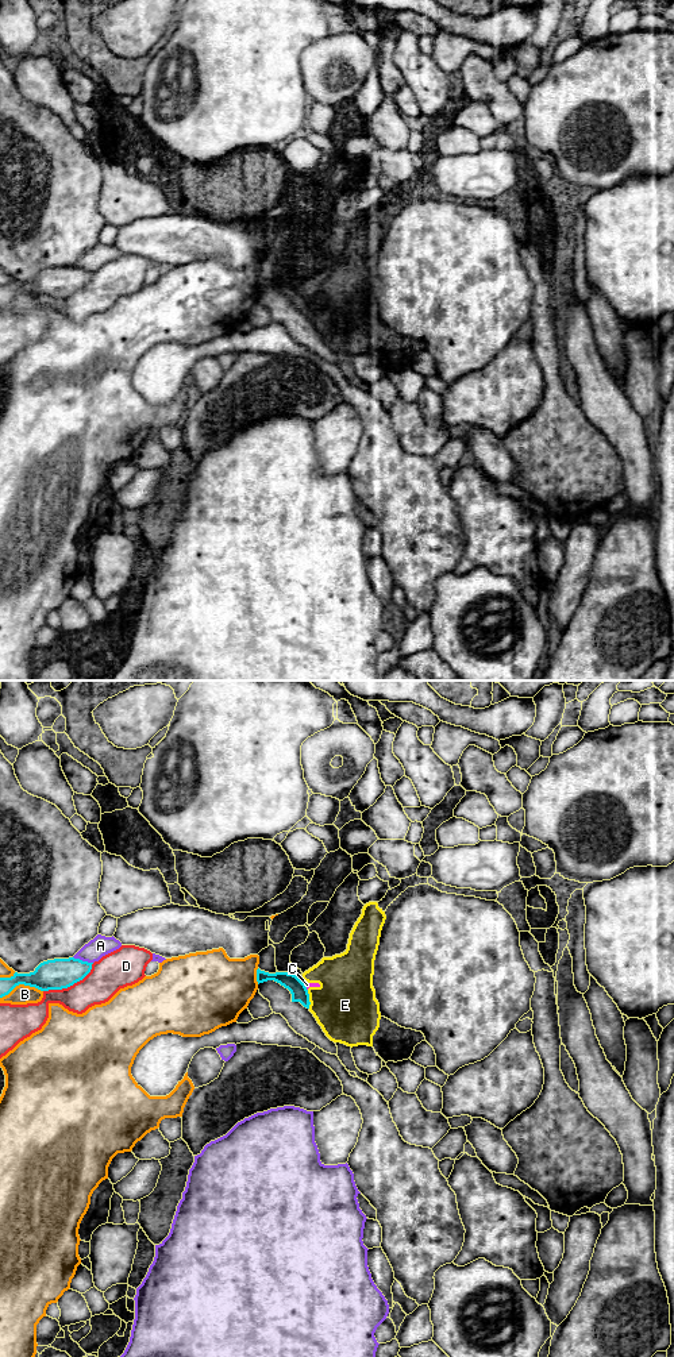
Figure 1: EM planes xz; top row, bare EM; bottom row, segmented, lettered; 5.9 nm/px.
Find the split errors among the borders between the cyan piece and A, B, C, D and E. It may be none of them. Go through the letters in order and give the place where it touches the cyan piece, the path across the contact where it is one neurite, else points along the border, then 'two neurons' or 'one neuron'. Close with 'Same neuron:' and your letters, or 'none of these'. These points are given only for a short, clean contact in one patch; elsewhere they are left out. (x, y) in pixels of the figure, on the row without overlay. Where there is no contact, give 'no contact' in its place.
A: contact xz (81, 269); two neurons
B: contact xz (20, 292); two neurons
C: contact xz (305, 296); border xz (303, 292), (307, 299); two neurons
D: contact xz (70, 293); two neurons
E: contact xz (308, 308); border xz (307, 299), (309, 316); two neurons
Same neuron: none of these

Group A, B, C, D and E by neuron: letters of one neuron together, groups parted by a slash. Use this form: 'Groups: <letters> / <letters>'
Groups: A / B / C E / D

